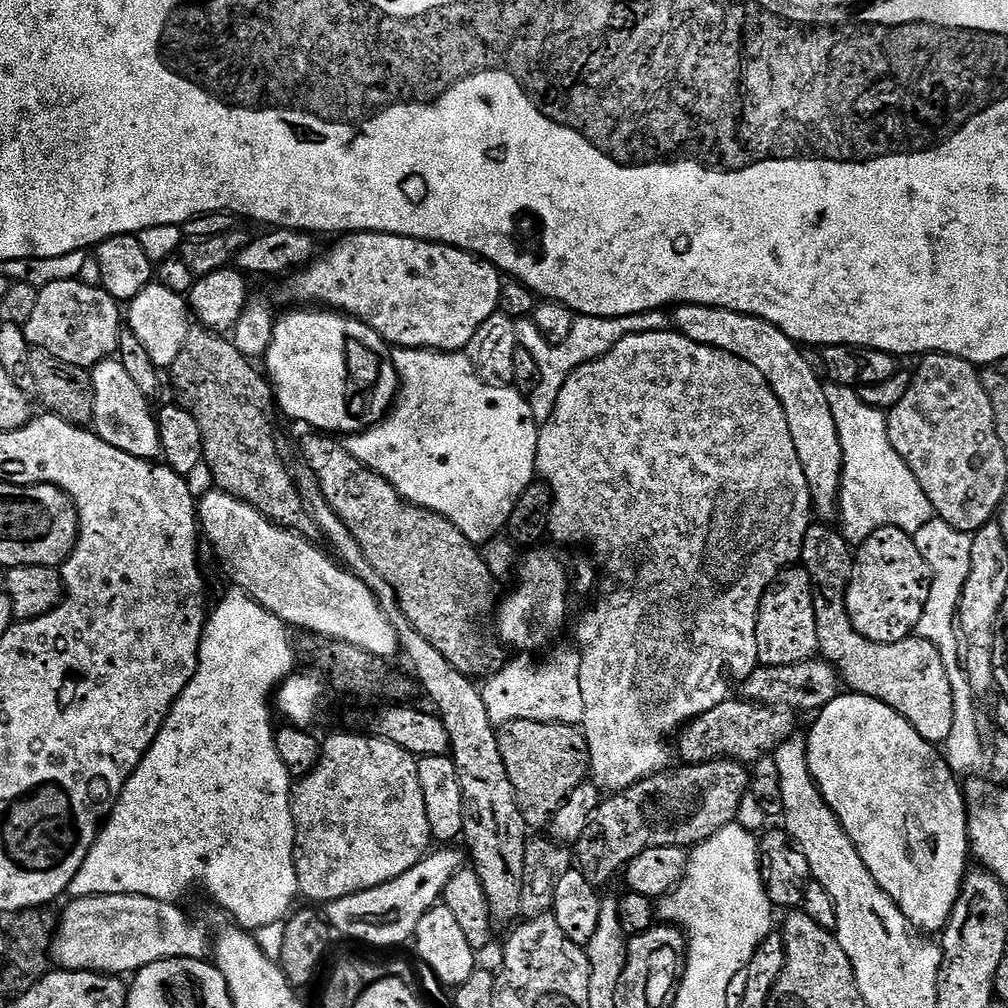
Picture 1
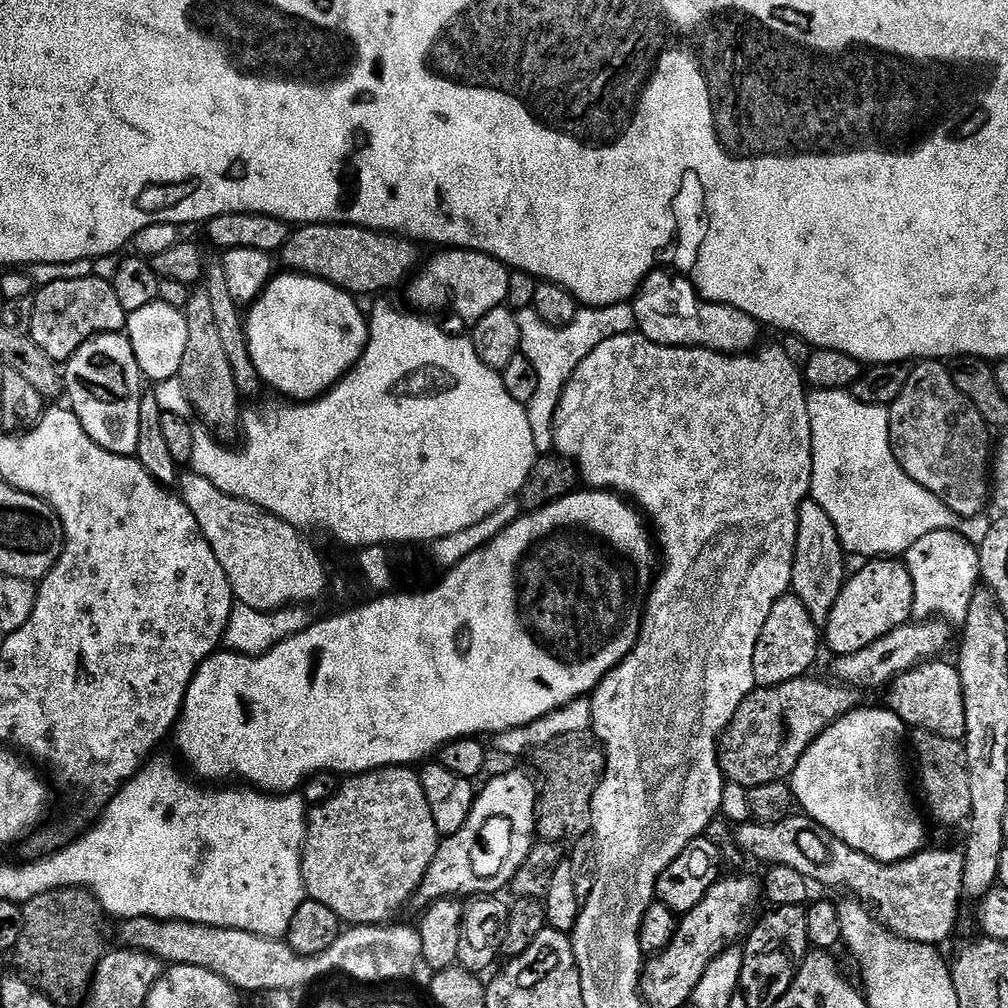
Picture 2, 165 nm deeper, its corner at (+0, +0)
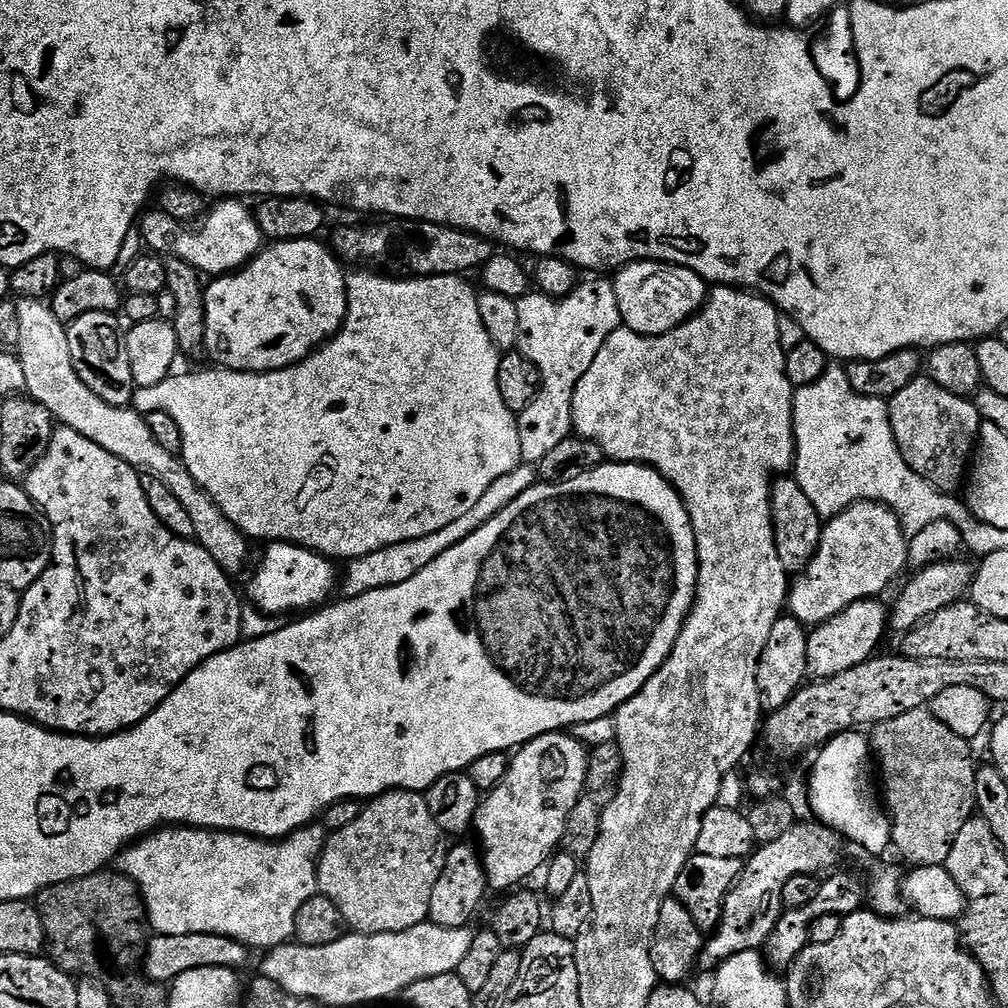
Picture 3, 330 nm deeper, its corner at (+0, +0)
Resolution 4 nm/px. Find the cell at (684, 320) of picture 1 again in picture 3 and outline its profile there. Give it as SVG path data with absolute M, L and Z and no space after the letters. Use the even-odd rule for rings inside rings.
M635 260L633 264L628 264L615 273L612 285L614 286L614 294L618 294L618 310L620 311L620 319L623 327L634 330L639 336L661 336L670 330L674 330L680 324L684 324L687 320L692 319L692 317L703 308L706 301L708 301L710 291L708 281L703 280L698 274L694 274L694 270L683 268L681 264L665 264L663 260Z

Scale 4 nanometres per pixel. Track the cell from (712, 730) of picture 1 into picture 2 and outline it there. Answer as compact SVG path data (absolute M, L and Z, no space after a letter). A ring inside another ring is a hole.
M805 674L799 680L775 684L772 688L757 687L755 692L745 698L742 706L738 706L728 728L720 735L718 745L720 769L729 785L737 784L741 790L747 790L754 786L766 786L766 782L787 781L798 766L802 754L806 754L806 750L824 733L824 729L841 720L847 712L853 712L861 703L861 693L857 689L828 678L811 680L810 677Z

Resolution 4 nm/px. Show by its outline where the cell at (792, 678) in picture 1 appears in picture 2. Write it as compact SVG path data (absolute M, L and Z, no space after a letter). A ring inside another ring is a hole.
M933 618L930 620L916 620L890 630L878 642L870 642L870 646L858 650L858 654L846 654L835 657L831 662L833 681L846 684L849 688L865 690L864 688L880 688L891 685L897 676L945 655L944 651L952 644L953 625L947 620Z

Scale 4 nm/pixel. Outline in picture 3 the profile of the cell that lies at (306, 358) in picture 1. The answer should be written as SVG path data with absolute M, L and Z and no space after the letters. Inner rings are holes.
M319 239L310 240L281 240L267 245L254 259L247 264L237 267L236 271L229 272L226 276L217 276L204 290L204 301L206 302L206 334L204 335L203 351L208 352L213 365L228 368L232 372L277 372L283 368L289 368L300 360L305 360L322 344L328 343L340 327L344 325L344 319L348 313L348 282L345 269L335 252L327 243L319 244Z

